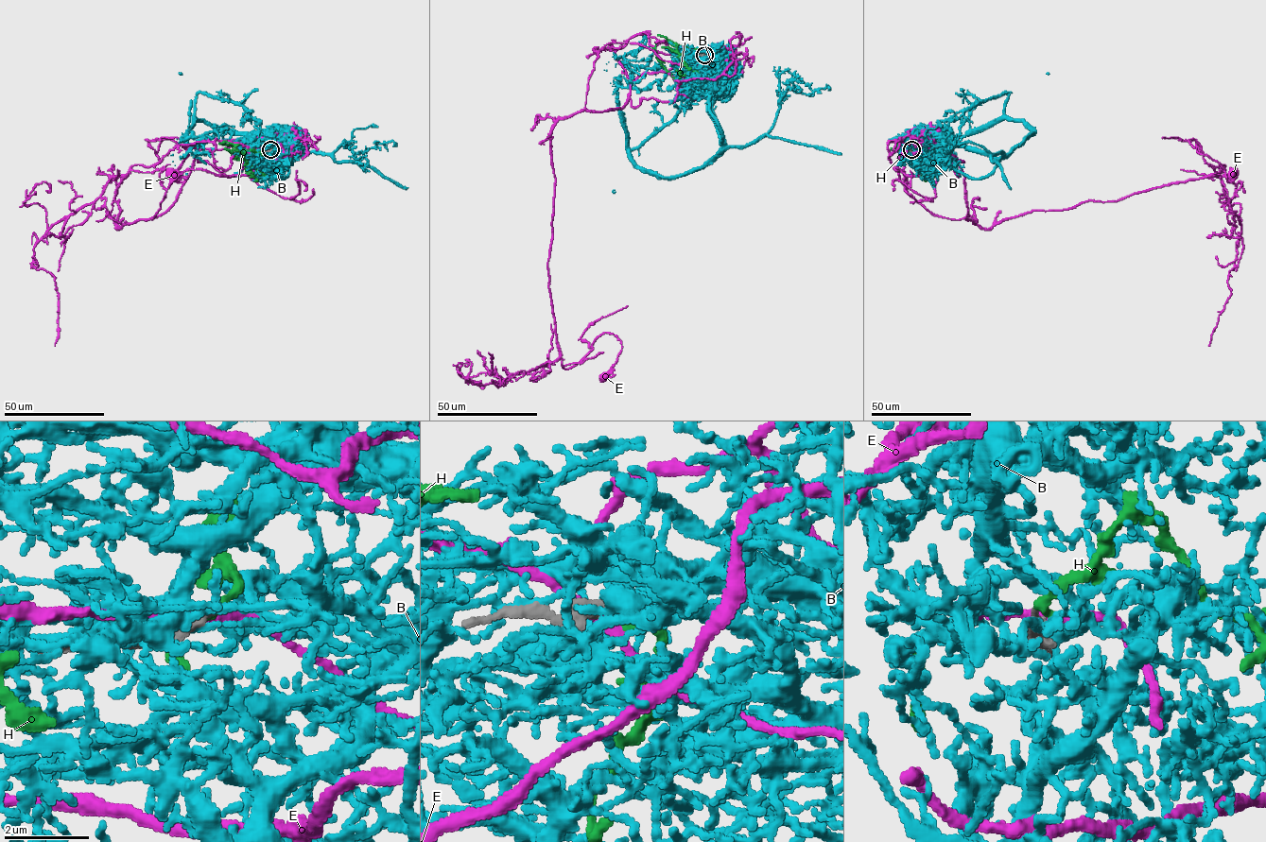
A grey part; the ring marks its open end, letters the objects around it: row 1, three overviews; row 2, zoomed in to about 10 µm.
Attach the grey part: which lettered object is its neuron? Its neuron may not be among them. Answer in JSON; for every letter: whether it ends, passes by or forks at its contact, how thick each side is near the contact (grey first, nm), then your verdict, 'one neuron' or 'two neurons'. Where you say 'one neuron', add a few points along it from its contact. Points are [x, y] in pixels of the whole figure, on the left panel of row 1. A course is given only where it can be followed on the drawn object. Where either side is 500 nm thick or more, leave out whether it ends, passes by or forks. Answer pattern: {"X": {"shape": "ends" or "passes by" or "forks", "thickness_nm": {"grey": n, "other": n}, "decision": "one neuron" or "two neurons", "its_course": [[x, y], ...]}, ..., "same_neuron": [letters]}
{"B": {"shape": "ends", "thickness_nm": {"grey": 320, "other": 130}, "decision": "two neurons"}, "E": {"shape": "passes by", "thickness_nm": {"grey": 400, "other": 220}, "decision": "two neurons"}, "H": {"shape": "ends", "thickness_nm": {"grey": 220, "other": 240}, "decision": "one neuron", "its_course": [[271, 149], [271, 146], [252, 155], [247, 171], [255, 169], [234, 145], [222, 144], [244, 144]]}, "same_neuron": ["H"]}

